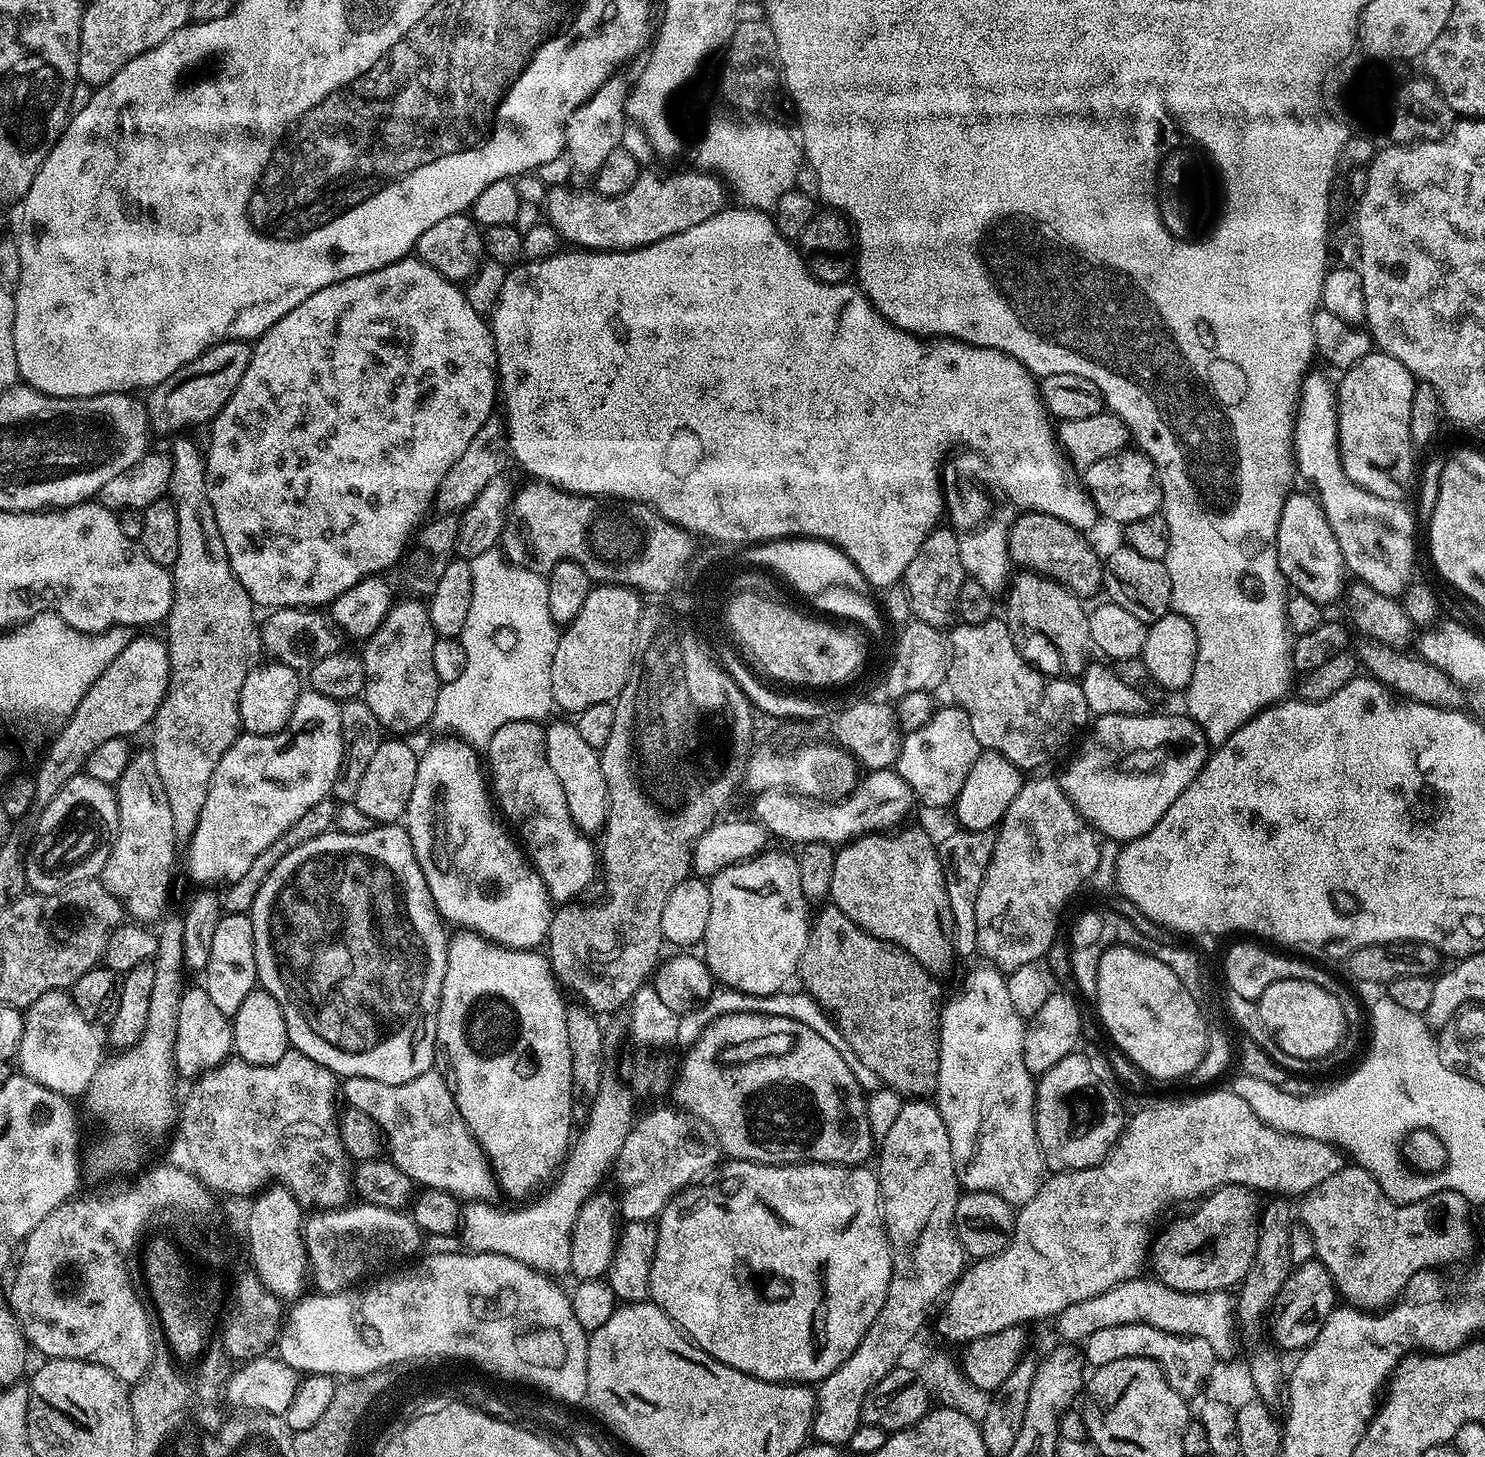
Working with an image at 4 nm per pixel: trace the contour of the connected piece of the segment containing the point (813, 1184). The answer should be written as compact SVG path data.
M732 1160L725 1163L724 1176L725 1180L721 1182L720 1188L716 1188L713 1192L700 1192L697 1196L688 1196L689 1194L681 1194L673 1198L664 1207L663 1212L658 1217L658 1223L656 1224L656 1233L658 1234L658 1246L656 1247L656 1257L650 1268L650 1290L648 1291L651 1303L656 1304L671 1320L678 1325L680 1331L692 1341L693 1344L699 1346L706 1354L710 1354L718 1362L722 1362L726 1366L730 1366L734 1370L738 1370L742 1374L750 1374L754 1378L759 1380L769 1380L775 1384L807 1384L809 1386L815 1385L817 1382L824 1380L828 1376L826 1375L826 1368L814 1368L814 1370L806 1370L802 1368L802 1372L798 1372L798 1366L812 1366L816 1358L820 1358L820 1352L826 1350L826 1334L828 1332L828 1264L826 1264L826 1258L824 1254L828 1250L836 1250L836 1248L850 1248L852 1242L856 1242L854 1248L866 1248L866 1240L880 1240L880 1246L886 1246L888 1244L888 1236L882 1236L882 1230L884 1227L884 1213L882 1211L882 1201L880 1199L880 1181L877 1173L868 1169L868 1166L849 1166L847 1164L755 1164L749 1160Z

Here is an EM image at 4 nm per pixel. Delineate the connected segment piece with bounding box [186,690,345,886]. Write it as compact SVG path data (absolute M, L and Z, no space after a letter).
M304 690L294 706L294 714L290 714L290 722L282 731L269 736L241 734L236 737L230 750L222 754L218 766L214 766L206 806L202 806L198 826L186 844L188 876L194 883L202 884L198 886L227 886L238 882L254 858L258 858L274 838L282 838L282 834L286 834L286 830L290 830L290 826L294 826L310 806L329 799L335 780L344 767L345 743L340 709L341 705L326 694Z

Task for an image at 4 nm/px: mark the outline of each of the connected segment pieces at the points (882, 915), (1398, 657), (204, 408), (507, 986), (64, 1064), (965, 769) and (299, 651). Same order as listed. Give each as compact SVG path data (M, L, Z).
M903 828L889 832L870 831L843 845L836 854L828 896L835 908L842 910L846 918L865 928L870 935L900 945L923 968L933 974L940 974L954 960L952 915L950 898L946 898L944 867L940 865L940 854L934 840L932 844L931 838L920 828Z
M1360 638L1357 644L1355 641L1354 651L1359 667L1371 679L1385 684L1397 696L1403 696L1404 699L1414 702L1422 702L1426 706L1454 709L1461 707L1461 689L1453 684L1448 676L1442 674L1437 667L1430 666L1425 660L1420 659L1419 655L1412 653L1411 656L1411 651L1401 650L1386 642L1378 642L1371 638Z
M227 340L215 344L206 350L194 362L182 366L166 382L157 384L147 393L146 403L150 413L153 429L157 433L181 433L184 428L194 424L207 425L226 406L230 394L242 382L242 374L246 374L246 366L250 366L252 344L246 340Z
M475 933L456 935L460 936L453 935L448 942L446 978L438 1005L438 1052L448 1063L446 1079L452 1097L470 1134L488 1157L499 1191L516 1200L512 1202L524 1202L559 1173L574 1140L570 1038L566 1030L569 1009L564 1008L565 997L543 951L502 948Z
M67 991L47 992L25 1013L23 1040L16 1055L19 1071L47 1089L77 1098L92 1088L93 1078L103 1064L103 1037L97 1025L84 1018Z
M959 706L952 708L937 707L936 713L922 726L922 730L909 732L903 737L900 752L897 755L894 771L908 783L913 797L920 800L928 808L944 808L955 805L962 786L966 786L966 774L970 774L970 766L981 754L978 738L974 738L974 730L970 726L970 718Z
M316 606L306 608L278 608L267 613L268 621L262 624L262 644L269 652L273 661L285 664L297 670L310 670L324 658L330 658L335 652L341 651L345 647L346 636L331 615L327 611Z

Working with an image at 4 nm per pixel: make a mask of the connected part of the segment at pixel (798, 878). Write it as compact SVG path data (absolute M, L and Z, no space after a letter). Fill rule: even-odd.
M765 850L758 856L752 857L751 860L743 860L740 864L732 864L729 868L722 869L717 876L708 880L708 889L710 890L710 918L706 921L706 934L702 941L703 959L711 970L713 977L717 981L722 980L724 985L731 989L745 992L748 996L773 996L785 987L784 984L788 979L797 975L800 967L800 959L802 958L802 950L806 950L806 942L808 941L808 930L810 927L810 912L808 916L808 908L810 902L804 897L802 890L802 874L798 874L798 862L795 855L788 852L772 852L773 850Z

